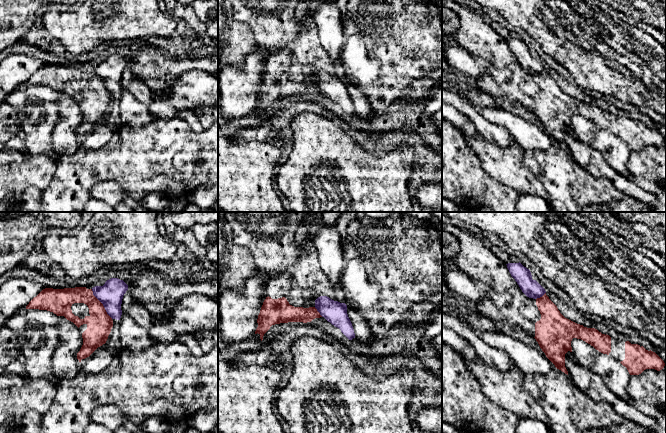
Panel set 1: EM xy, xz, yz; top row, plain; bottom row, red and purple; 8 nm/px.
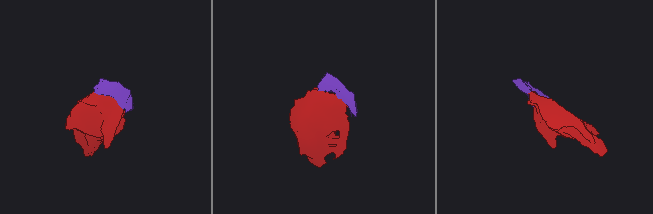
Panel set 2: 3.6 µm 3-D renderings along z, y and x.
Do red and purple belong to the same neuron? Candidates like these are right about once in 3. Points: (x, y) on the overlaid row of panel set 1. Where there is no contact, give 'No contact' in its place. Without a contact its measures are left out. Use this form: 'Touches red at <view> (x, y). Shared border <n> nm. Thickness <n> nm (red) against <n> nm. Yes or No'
Touches red at xy (102, 304). Shared border 300 nm. Thickness 200 nm (red) against 190 nm. No

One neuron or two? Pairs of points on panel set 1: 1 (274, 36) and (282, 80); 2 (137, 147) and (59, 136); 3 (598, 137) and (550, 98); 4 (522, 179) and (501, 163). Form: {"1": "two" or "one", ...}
{"1": "two", "2": "two", "3": "two", "4": "one"}

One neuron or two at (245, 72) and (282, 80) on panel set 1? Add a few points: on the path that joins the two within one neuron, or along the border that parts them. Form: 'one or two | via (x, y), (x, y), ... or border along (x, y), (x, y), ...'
two | border along (266, 72), (258, 91), (257, 99)

